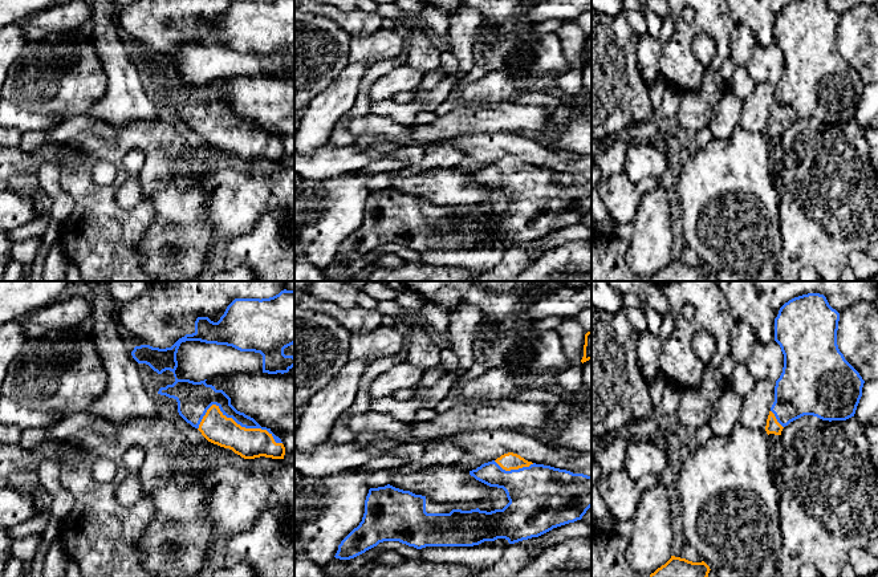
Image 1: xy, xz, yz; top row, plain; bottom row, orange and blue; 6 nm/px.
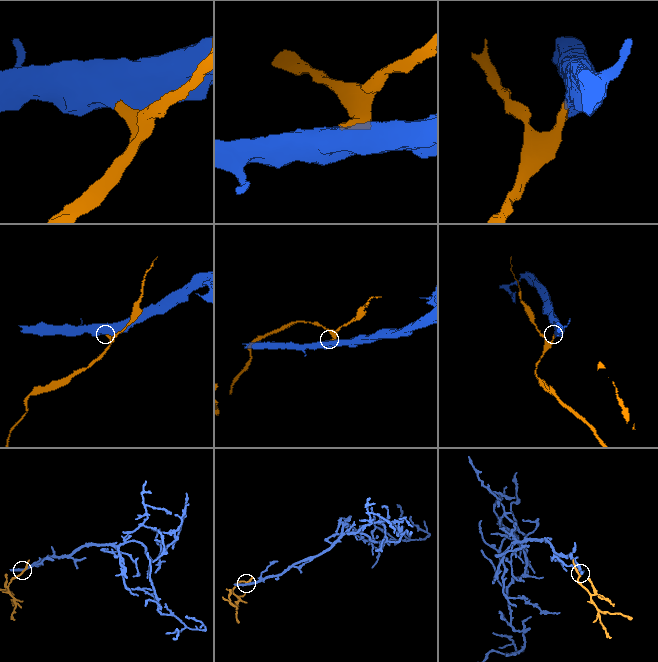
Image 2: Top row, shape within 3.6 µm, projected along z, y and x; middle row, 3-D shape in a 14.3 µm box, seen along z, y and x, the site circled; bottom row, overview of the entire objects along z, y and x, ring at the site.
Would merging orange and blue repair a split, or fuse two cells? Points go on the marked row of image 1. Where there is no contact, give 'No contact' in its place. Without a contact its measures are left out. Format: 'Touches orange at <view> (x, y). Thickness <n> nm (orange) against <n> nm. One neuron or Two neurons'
Touches orange at xy (236, 423). Thickness 190 nm (orange) against 140 nm. One neuron

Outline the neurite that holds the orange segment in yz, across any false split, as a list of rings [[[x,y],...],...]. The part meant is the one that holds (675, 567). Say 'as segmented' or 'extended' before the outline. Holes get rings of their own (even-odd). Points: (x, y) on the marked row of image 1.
as segmented; [[[671,556],[671,558],[651,573],[650,577],[708,577],[710,570],[710,566],[704,561],[692,562]]]

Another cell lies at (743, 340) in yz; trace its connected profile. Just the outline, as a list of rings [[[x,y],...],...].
[[[736,321],[731,330],[731,357],[736,365],[745,365],[753,352],[756,338],[748,322]]]

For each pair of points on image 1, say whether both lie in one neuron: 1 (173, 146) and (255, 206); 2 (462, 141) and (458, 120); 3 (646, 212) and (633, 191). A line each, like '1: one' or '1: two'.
1: one
2: two
3: two

